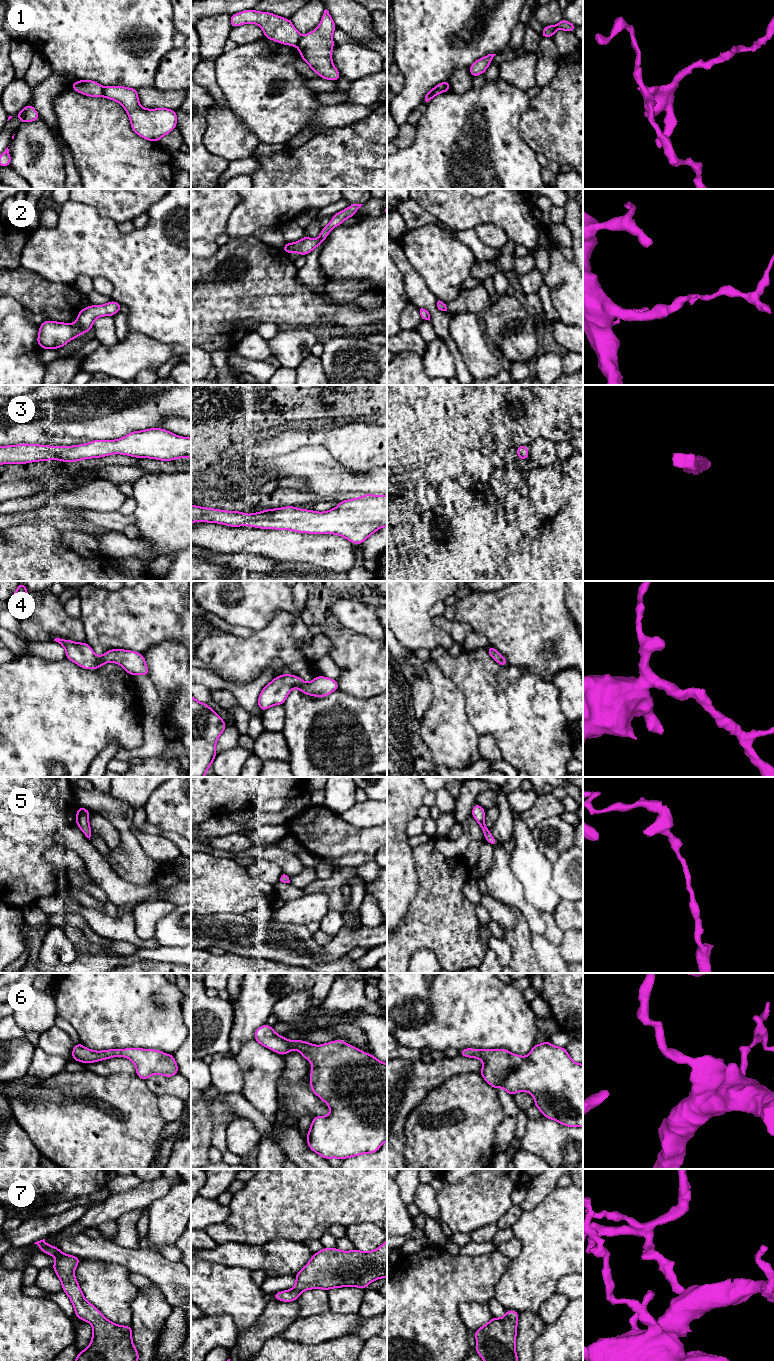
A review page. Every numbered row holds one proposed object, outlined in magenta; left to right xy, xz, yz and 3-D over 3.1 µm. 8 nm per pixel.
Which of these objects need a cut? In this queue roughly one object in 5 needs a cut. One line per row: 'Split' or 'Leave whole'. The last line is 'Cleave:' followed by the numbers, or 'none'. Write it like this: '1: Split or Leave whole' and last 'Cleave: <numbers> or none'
1: Split
2: Leave whole
3: Leave whole
4: Leave whole
5: Leave whole
6: Leave whole
7: Leave whole
Cleave: 1

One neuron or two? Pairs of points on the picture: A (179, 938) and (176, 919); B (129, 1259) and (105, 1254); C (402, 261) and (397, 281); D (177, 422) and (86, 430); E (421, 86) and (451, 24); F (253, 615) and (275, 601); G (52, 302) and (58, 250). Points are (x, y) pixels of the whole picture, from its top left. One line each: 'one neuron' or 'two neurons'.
A: one neuron
B: one neuron
C: two neurons
D: two neurons
E: one neuron
F: one neuron
G: two neurons

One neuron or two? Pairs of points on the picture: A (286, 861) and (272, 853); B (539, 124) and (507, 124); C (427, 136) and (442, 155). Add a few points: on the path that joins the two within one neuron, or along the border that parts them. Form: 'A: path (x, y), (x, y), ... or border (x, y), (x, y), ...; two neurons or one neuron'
A: path (283, 858), (275, 854); one neuron
B: border (530, 103), (519, 126), (520, 136), (528, 146); two neurons
C: path (432, 141), (441, 150); one neuron

